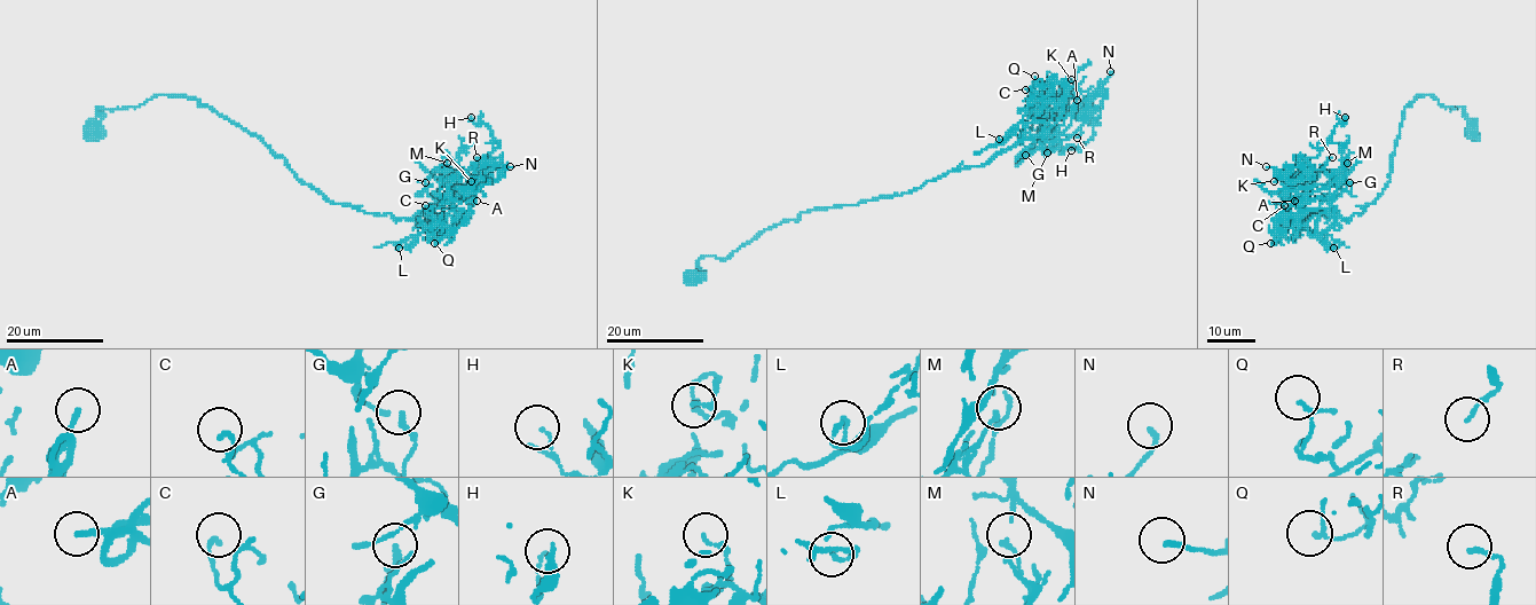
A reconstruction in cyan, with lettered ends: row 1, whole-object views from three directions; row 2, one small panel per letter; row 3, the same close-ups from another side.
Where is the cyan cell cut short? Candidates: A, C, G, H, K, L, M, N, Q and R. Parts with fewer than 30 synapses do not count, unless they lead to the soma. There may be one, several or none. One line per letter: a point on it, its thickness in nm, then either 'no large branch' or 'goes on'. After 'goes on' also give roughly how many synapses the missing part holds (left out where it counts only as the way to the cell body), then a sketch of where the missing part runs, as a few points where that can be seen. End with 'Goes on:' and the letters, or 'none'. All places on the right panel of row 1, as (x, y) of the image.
A: at (1294, 201); 160 nm thick; goes on; about 35 synapses; missing branch runs (1294, 201), (1280, 209), (1269, 206)
C: at (1284, 205); 140 nm thick; no large branch
G: at (1349, 182); 160 nm thick; no large branch
H: at (1345, 117); 100 nm thick; no large branch
K: at (1274, 181); 140 nm thick; no large branch
L: at (1333, 248); 120 nm thick; no large branch
M: at (1347, 163); 100 nm thick; no large branch
N: at (1266, 166); 170 nm thick; no large branch
Q: at (1270, 243); 100 nm thick; no large branch
R: at (1332, 157); 120 nm thick; no large branch
Goes on: A

